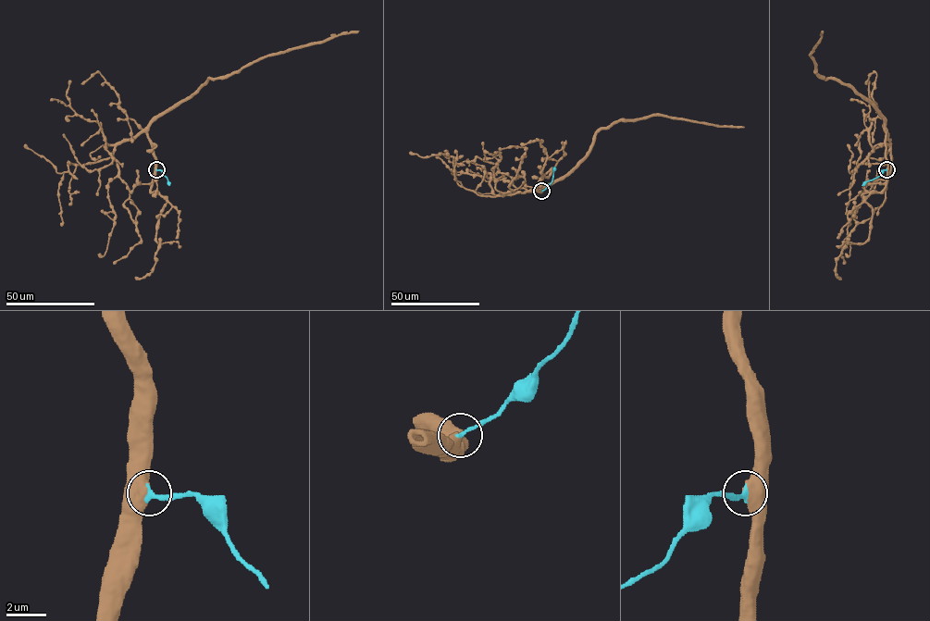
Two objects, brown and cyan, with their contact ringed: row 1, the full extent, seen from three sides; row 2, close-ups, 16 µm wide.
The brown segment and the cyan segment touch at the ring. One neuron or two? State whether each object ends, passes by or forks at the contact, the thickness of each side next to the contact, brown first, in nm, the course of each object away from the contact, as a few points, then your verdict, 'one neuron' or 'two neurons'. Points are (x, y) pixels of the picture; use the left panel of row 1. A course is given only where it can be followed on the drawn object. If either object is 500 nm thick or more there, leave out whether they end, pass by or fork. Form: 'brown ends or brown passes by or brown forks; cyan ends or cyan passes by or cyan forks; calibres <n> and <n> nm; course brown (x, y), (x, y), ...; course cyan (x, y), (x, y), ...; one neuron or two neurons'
calibres 650 and 260 nm; course brown (156, 169), (148, 127), (185, 101), (209, 79), (223, 78), (268, 55), (358, 31); course cyan (156, 169), (166, 177), (168, 185); one neuron

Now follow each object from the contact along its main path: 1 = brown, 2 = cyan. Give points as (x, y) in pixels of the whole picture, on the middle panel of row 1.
1: (541, 191), (533, 190), (567, 174), (585, 155), (594, 135), (621, 120), (664, 115), (744, 127)
2: (541, 191), (551, 182), (554, 167)

